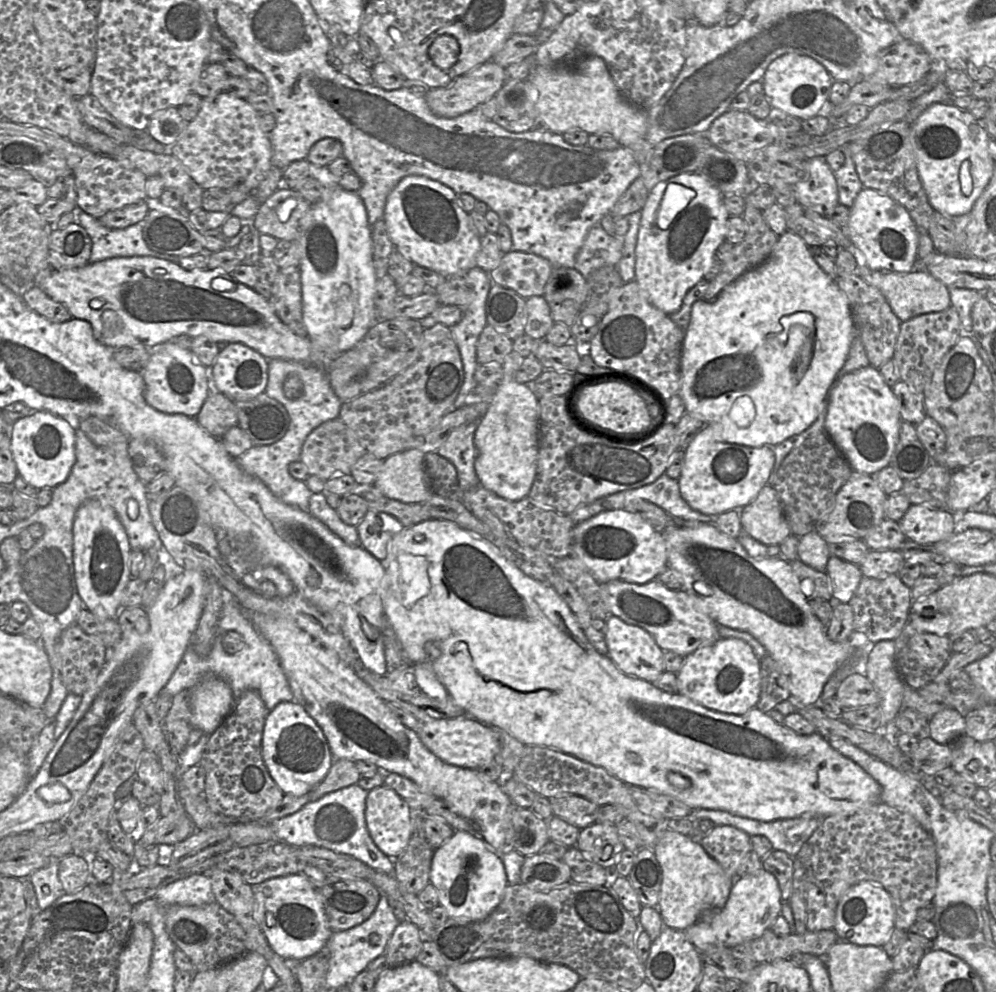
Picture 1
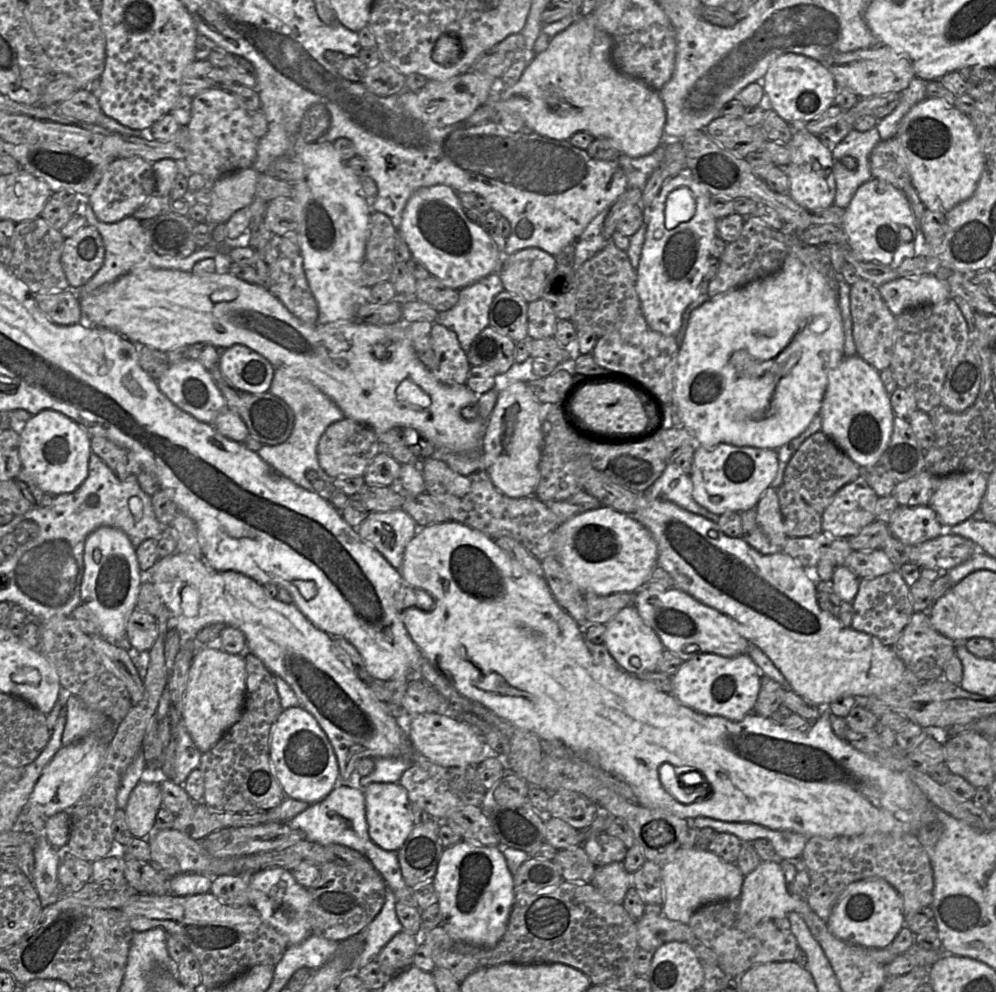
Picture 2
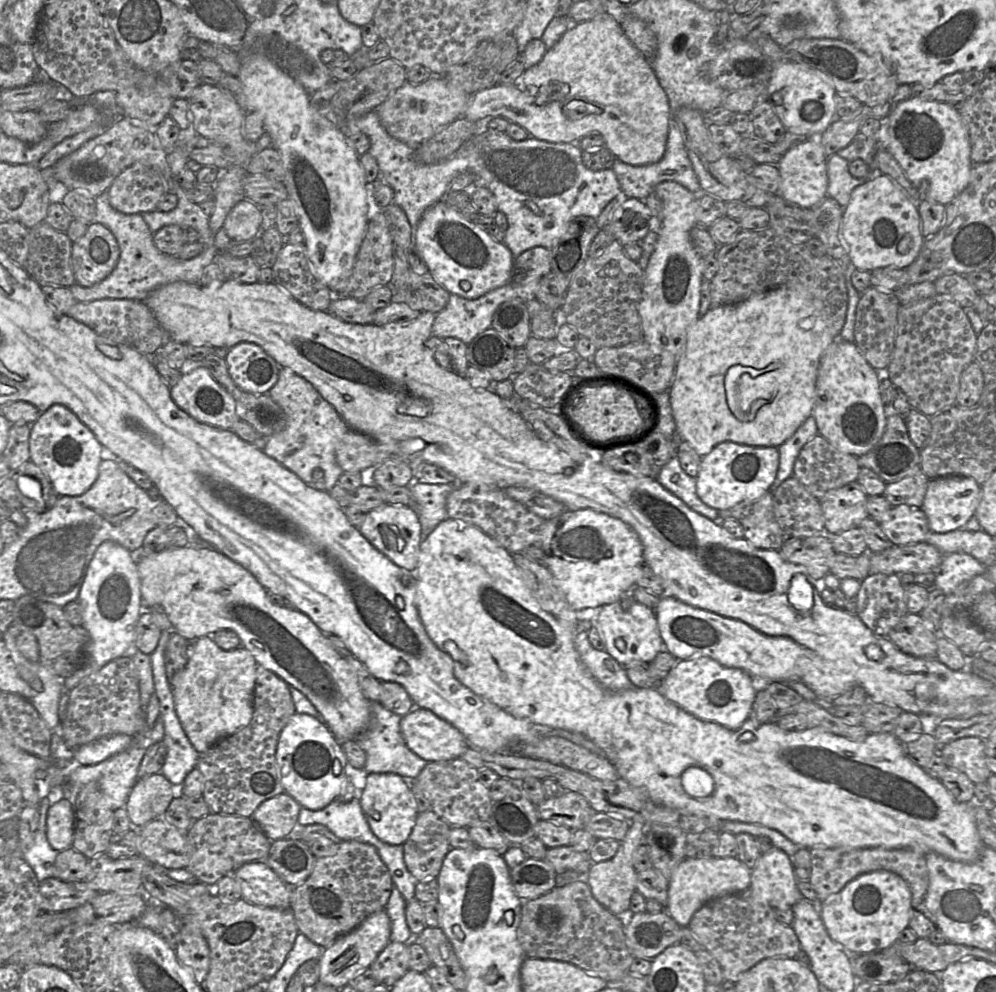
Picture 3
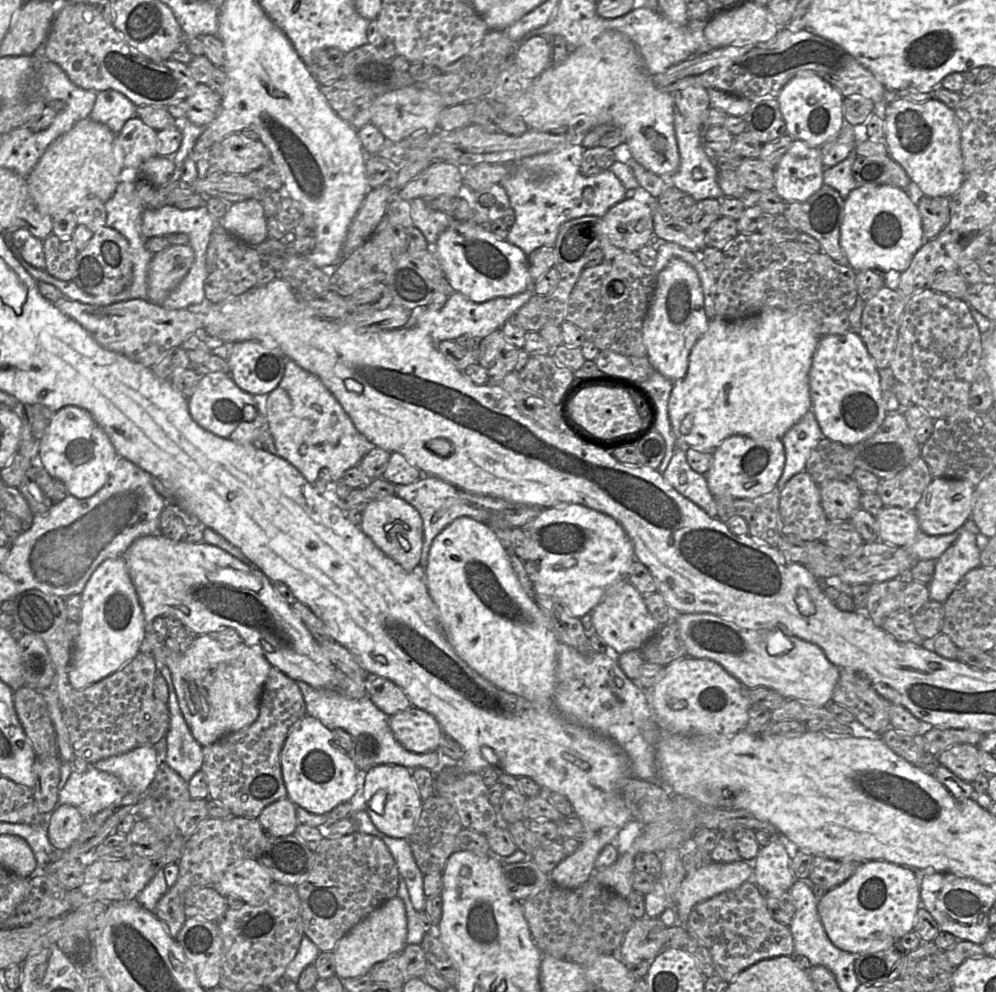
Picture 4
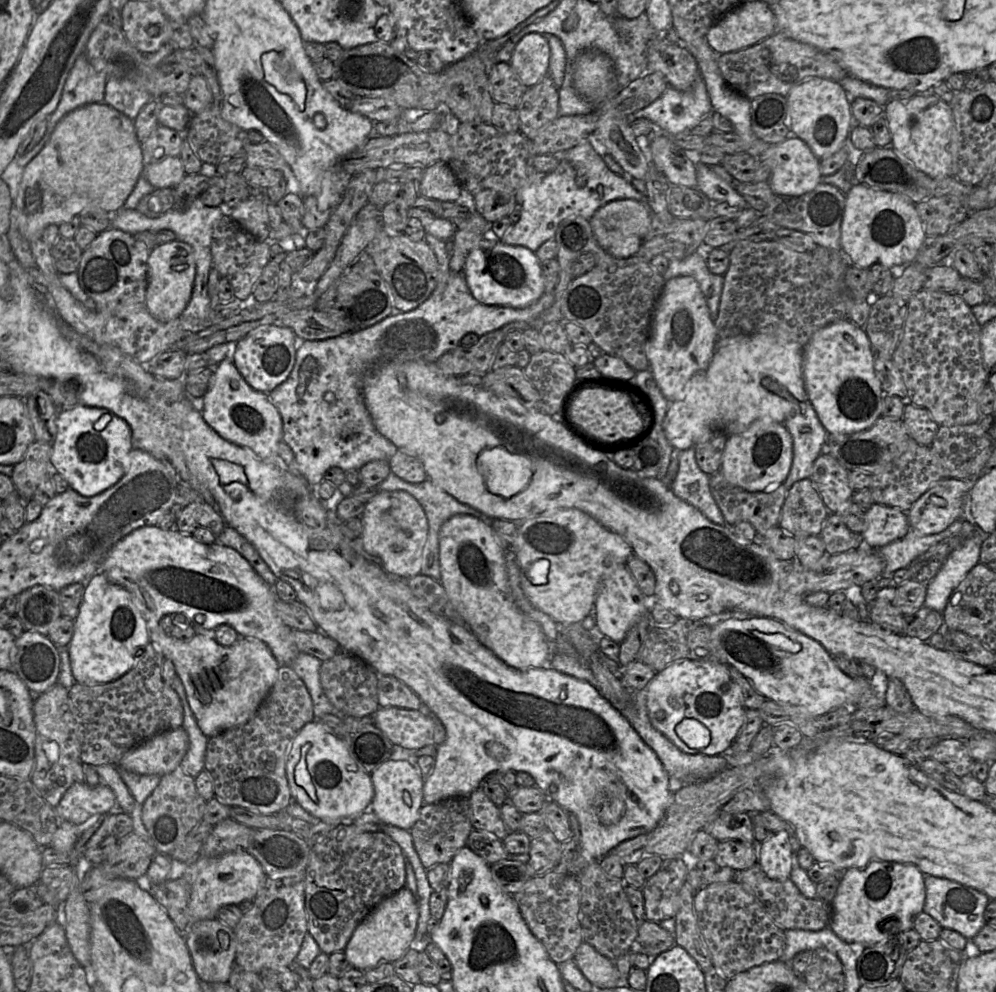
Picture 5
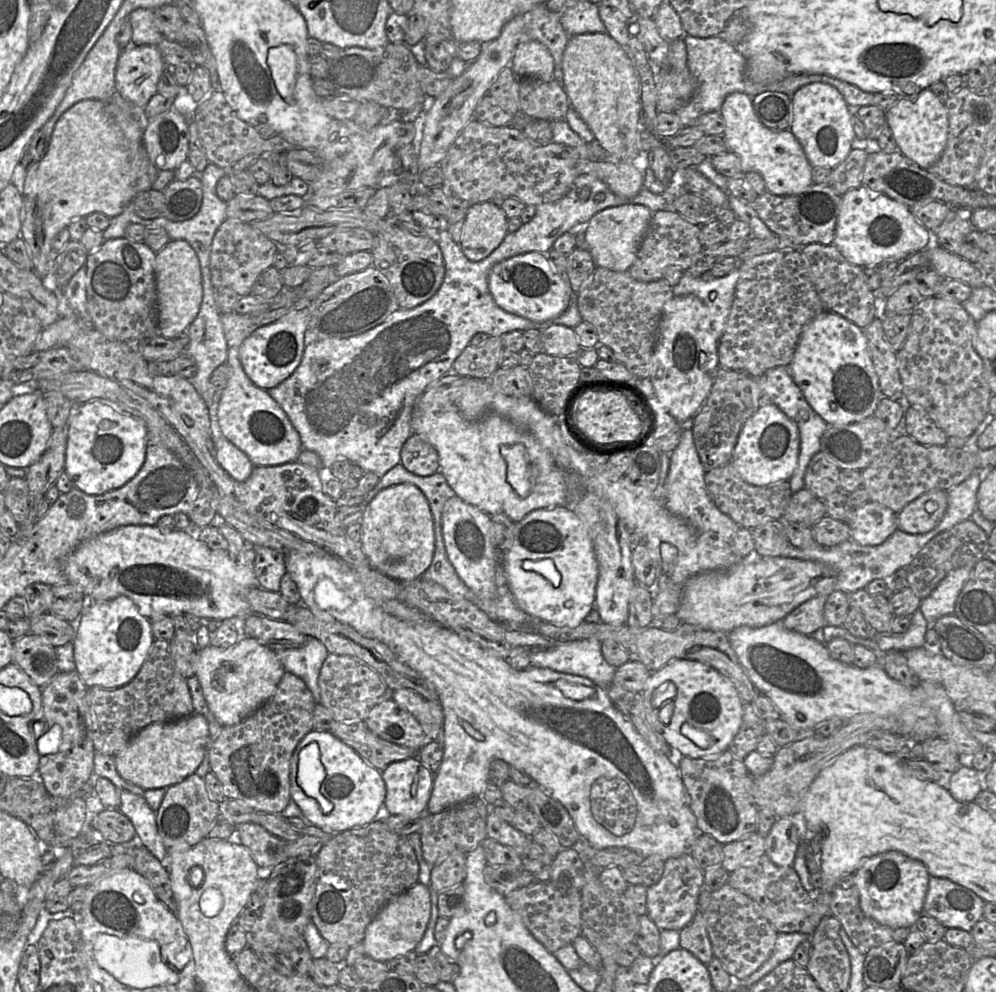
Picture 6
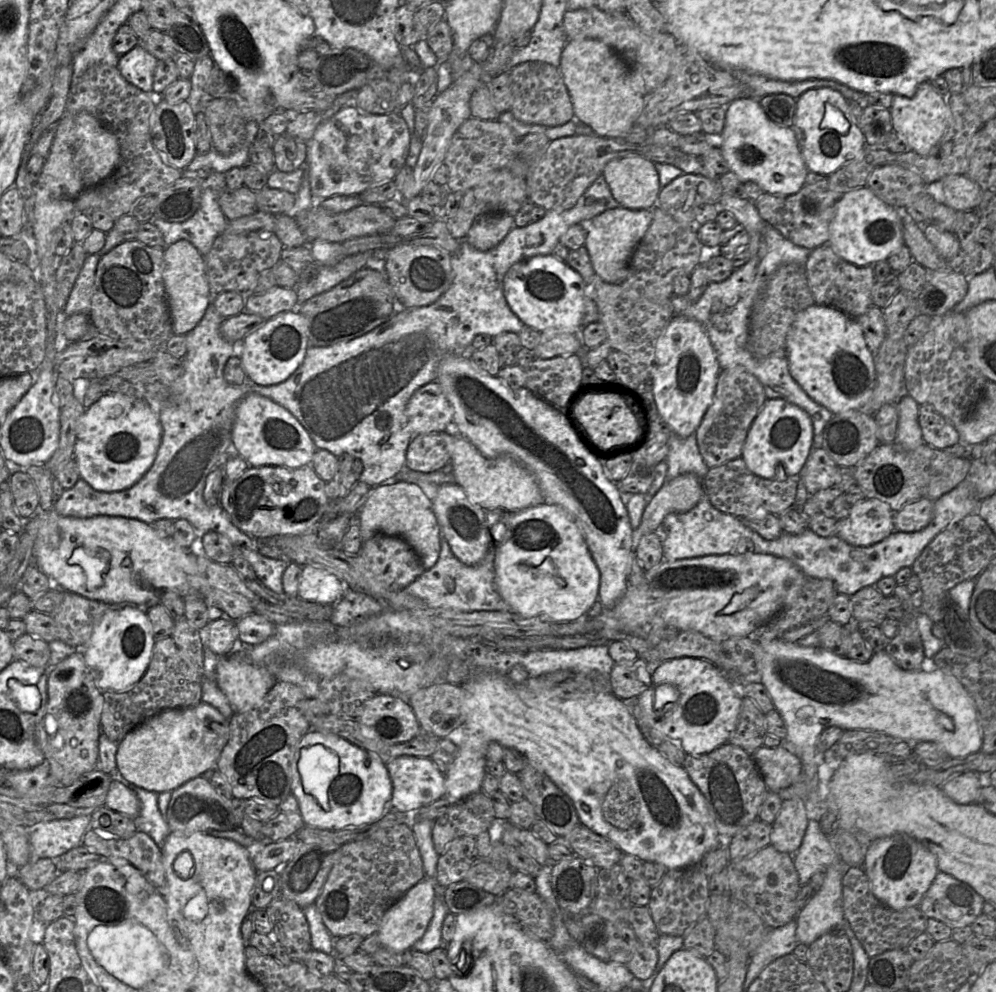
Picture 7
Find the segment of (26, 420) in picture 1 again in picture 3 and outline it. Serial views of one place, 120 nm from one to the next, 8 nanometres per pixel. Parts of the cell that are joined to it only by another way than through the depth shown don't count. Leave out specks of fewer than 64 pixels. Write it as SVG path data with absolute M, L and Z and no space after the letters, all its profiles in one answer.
M55 404L31 425L30 460L49 478L60 496L80 496L98 477L103 446L93 432L66 406Z

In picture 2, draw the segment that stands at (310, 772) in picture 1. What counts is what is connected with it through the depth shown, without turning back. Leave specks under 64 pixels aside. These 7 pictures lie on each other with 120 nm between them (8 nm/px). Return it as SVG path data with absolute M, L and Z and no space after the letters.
M301 706L284 709L273 725L270 762L287 797L317 803L336 787L339 767L333 747L316 718Z

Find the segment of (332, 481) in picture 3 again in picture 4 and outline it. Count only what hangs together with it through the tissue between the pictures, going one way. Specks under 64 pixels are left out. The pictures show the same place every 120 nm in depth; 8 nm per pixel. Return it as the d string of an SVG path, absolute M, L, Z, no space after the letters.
M291 359L286 360L278 386L265 395L263 401L275 454L295 467L310 484L318 480L322 468L329 470L332 482L338 482L348 469L356 467L374 448L374 444L356 429L322 381Z

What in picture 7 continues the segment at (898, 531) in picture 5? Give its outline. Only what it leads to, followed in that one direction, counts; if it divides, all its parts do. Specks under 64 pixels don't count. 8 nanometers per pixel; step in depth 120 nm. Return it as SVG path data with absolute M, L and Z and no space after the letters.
M864 499L851 505L847 517L837 521L836 535L853 546L871 546L894 530L895 512L878 499Z

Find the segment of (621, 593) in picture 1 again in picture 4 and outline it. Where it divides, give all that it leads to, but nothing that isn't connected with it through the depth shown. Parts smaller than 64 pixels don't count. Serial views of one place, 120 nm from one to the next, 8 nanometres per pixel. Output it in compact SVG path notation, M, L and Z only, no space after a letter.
M709 613L674 614L687 657L709 659L735 677L745 689L766 687L785 699L827 707L839 678L839 669L815 644L792 635L784 627L743 628Z

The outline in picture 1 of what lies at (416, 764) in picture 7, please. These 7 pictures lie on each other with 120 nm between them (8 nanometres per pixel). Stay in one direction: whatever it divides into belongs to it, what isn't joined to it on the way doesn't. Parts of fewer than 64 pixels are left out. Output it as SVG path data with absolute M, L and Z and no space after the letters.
M380 785L368 791L365 822L374 844L389 858L397 858L411 837L411 808L393 789Z

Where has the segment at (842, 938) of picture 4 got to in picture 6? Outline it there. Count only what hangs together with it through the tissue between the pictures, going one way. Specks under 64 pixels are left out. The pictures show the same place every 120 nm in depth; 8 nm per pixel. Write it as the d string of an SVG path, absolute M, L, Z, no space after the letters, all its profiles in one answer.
M886 851L865 860L854 873L864 914L890 928L911 928L923 913L930 874L919 860L899 851Z

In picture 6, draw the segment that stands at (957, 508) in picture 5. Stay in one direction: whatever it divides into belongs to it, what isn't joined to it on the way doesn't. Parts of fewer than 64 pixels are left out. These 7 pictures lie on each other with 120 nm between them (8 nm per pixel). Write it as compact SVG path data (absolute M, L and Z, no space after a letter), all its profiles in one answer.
M947 491L922 494L897 513L898 529L910 534L927 533L938 525L947 507Z

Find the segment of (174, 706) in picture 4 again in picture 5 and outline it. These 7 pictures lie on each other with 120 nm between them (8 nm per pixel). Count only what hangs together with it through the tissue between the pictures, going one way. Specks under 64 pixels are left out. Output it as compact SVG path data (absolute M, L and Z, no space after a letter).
M178 676L174 678L172 687L181 700L184 712L182 727L189 737L189 747L180 763L180 767L184 773L196 778L205 769L205 755L209 738L198 727L188 704L183 683Z

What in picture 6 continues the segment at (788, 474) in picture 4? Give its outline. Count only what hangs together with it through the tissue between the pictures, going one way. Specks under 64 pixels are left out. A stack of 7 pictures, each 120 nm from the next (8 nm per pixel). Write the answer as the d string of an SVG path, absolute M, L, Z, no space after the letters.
M779 366L767 370L757 379L761 390L760 405L772 403L776 405L798 427L800 446L797 466L790 477L789 484L792 493L804 487L804 475L811 458L820 451L820 438L827 428L827 423L810 407L800 388L793 381L788 366Z

